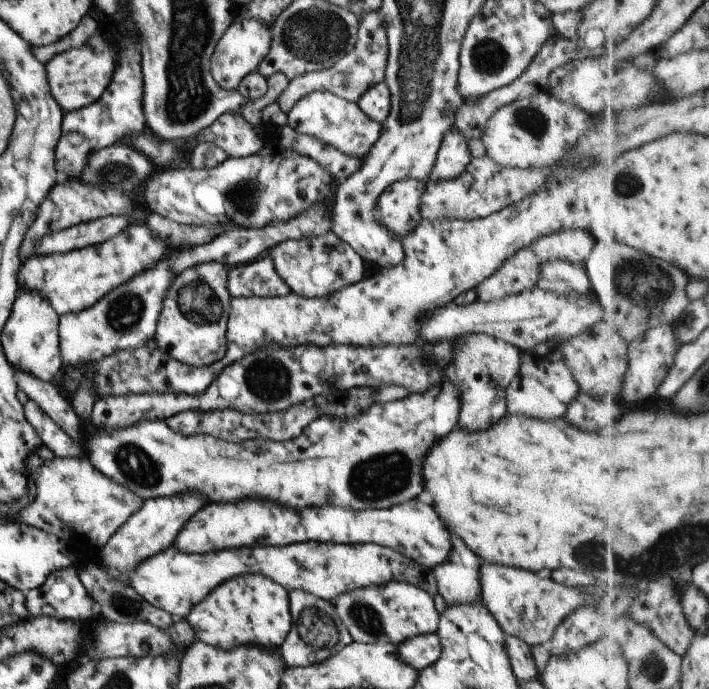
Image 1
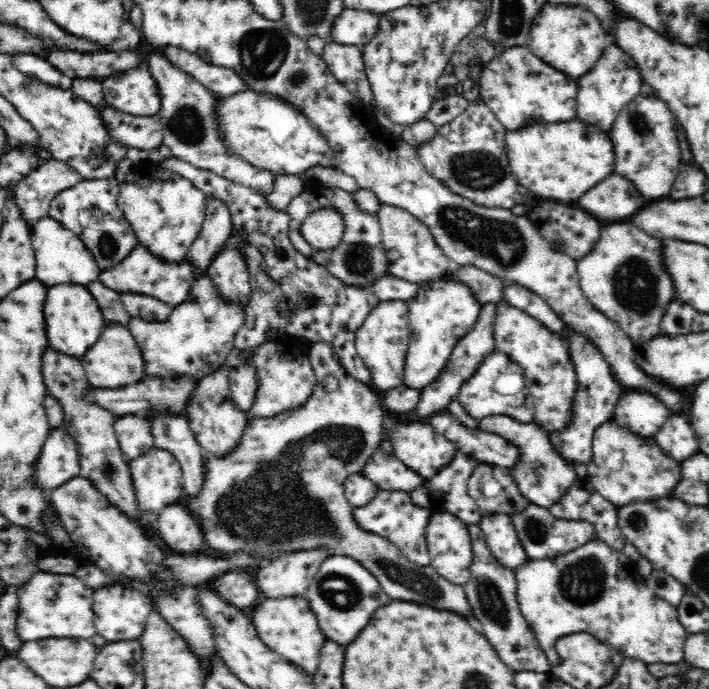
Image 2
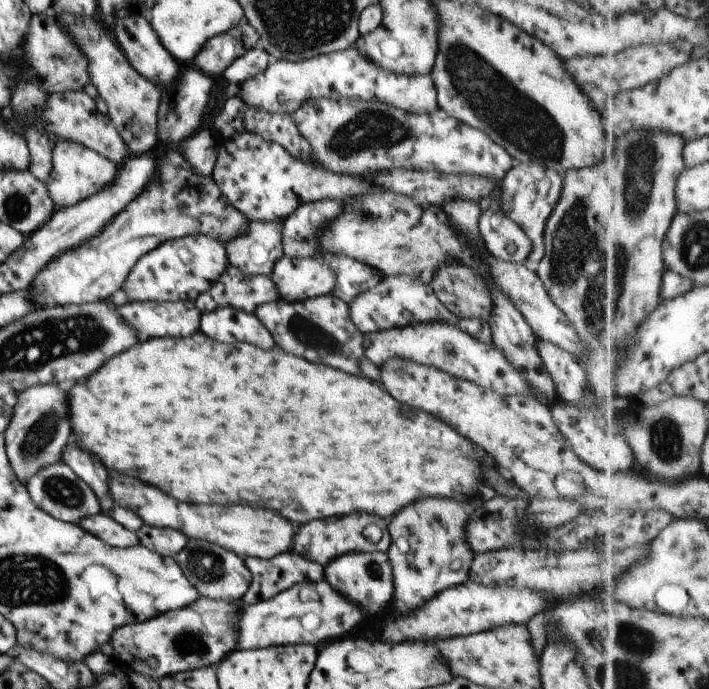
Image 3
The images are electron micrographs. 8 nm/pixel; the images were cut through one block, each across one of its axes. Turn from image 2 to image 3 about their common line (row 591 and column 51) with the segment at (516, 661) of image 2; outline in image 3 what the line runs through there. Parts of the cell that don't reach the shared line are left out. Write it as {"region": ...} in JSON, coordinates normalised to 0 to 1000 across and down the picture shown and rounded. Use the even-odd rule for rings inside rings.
{"region":[[[80,672],[59,679],[56,688],[45,691],[35,705],[45,727],[62,743],[72,746],[79,753],[107,759],[124,749],[135,749],[142,745],[141,731],[130,708],[114,697],[99,676],[92,672]]]}

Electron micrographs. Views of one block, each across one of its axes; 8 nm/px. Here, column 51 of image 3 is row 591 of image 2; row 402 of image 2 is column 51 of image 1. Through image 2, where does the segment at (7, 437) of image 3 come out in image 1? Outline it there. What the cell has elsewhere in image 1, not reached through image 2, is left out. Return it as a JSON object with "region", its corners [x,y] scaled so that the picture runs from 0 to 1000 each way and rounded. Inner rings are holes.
{"region":[[[37,417],[27,419],[1,488],[7,518],[20,536],[62,554],[76,552],[89,528],[83,504],[83,459],[58,424]]]}

